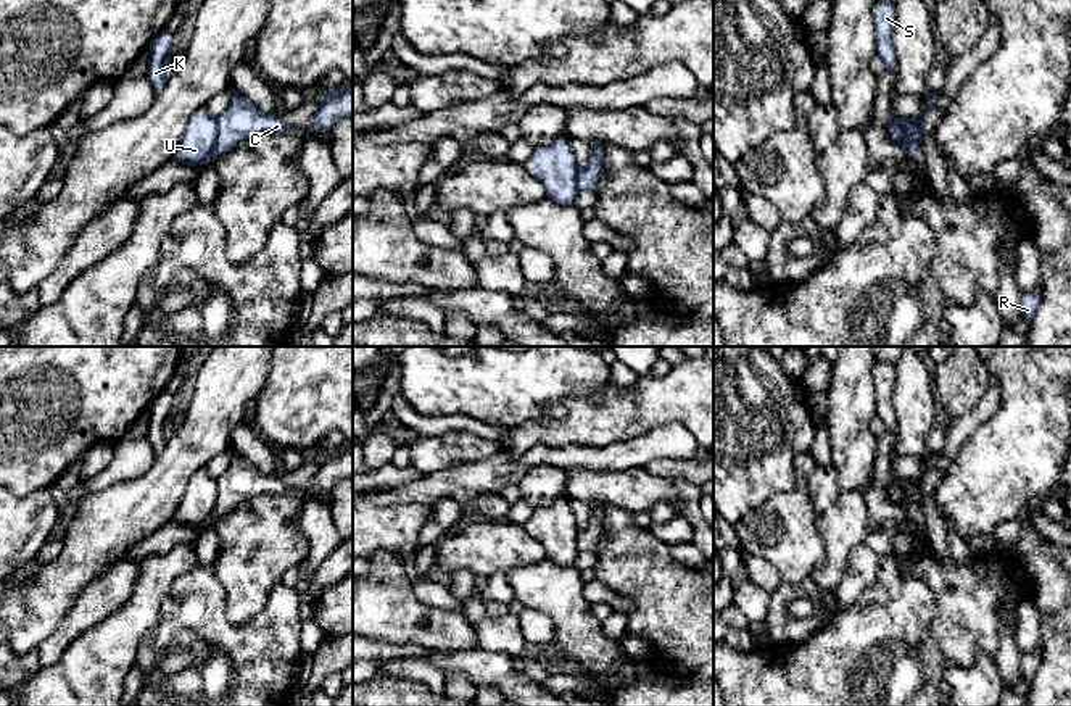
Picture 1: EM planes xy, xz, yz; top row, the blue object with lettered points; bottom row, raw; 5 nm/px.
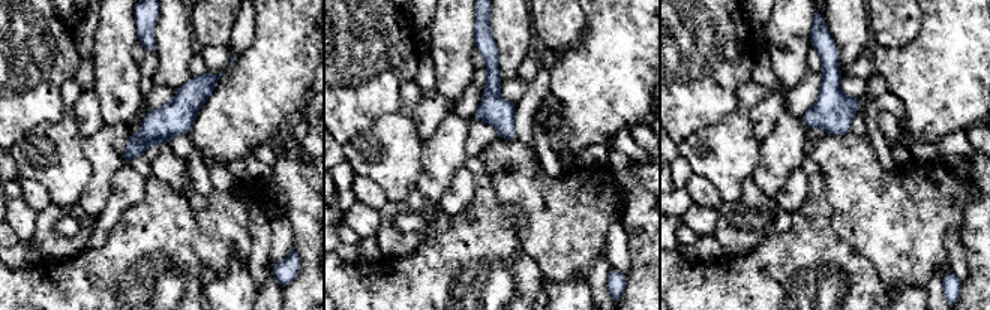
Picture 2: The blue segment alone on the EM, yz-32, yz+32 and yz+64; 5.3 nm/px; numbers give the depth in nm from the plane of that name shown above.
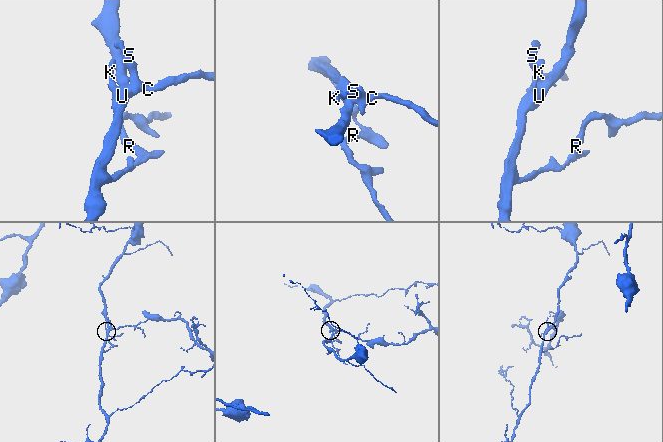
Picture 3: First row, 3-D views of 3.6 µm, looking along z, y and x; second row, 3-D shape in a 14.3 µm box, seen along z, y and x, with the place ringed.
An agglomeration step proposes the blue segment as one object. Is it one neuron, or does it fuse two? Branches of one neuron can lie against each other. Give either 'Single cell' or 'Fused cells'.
Fused cells

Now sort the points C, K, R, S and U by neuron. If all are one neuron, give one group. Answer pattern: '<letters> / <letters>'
C S / K R U

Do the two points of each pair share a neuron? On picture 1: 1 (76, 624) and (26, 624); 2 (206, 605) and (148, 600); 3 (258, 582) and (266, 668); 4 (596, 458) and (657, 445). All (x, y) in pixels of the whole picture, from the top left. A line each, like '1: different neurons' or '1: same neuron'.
1: different neurons
2: different neurons
3: different neurons
4: same neuron

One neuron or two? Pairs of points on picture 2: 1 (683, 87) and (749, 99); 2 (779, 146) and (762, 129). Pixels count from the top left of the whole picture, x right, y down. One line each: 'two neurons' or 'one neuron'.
1: two neurons
2: two neurons

